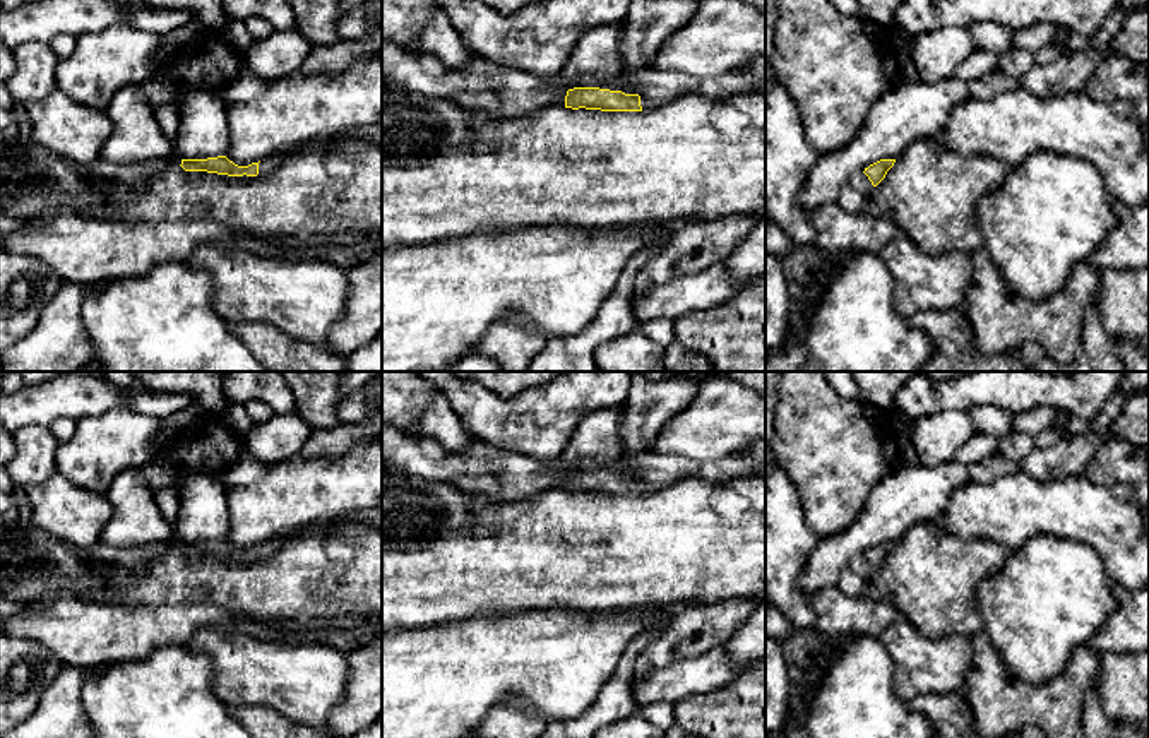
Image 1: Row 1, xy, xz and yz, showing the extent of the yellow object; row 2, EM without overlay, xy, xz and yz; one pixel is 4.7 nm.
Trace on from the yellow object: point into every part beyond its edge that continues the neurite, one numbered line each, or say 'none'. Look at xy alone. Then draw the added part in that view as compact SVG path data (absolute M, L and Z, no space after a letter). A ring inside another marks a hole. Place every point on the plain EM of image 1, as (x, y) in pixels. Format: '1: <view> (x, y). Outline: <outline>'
1: xy (266, 548). Outline: M288 536L276 538L276 539L262 543L259 546L259 556L267 556L271 553L276 553L286 541L288 541Z
2: xy (136, 560). Outline: M173 538L161 545L144 545L128 550L116 550L98 543L82 553L87 560L101 560L106 565L125 567L132 575L142 579L149 572L149 563L170 548L180 550L182 541Z

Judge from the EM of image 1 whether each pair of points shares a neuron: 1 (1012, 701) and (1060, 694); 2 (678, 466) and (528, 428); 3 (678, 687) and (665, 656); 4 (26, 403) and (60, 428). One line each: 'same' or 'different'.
1: same
2: different
3: different
4: different

